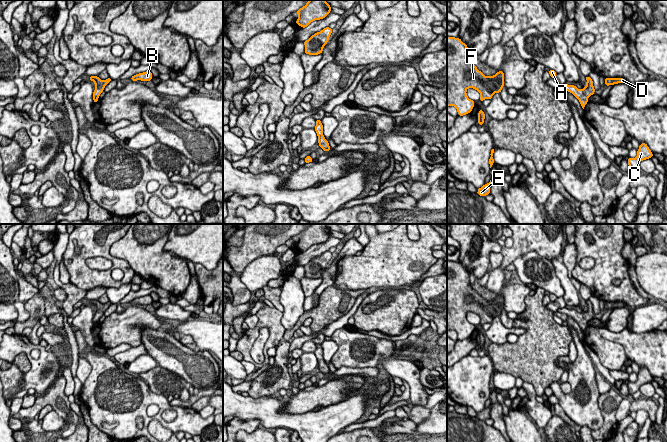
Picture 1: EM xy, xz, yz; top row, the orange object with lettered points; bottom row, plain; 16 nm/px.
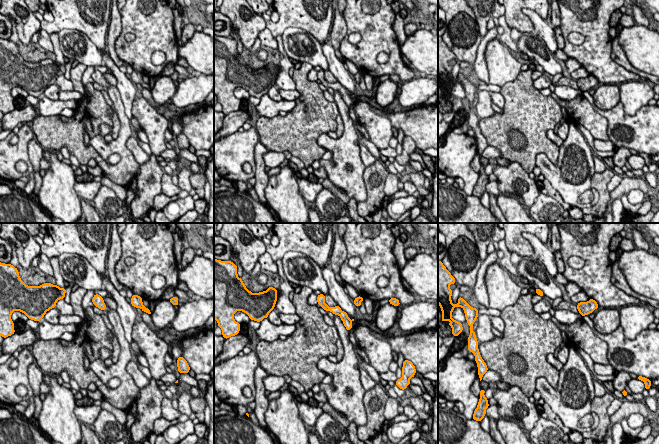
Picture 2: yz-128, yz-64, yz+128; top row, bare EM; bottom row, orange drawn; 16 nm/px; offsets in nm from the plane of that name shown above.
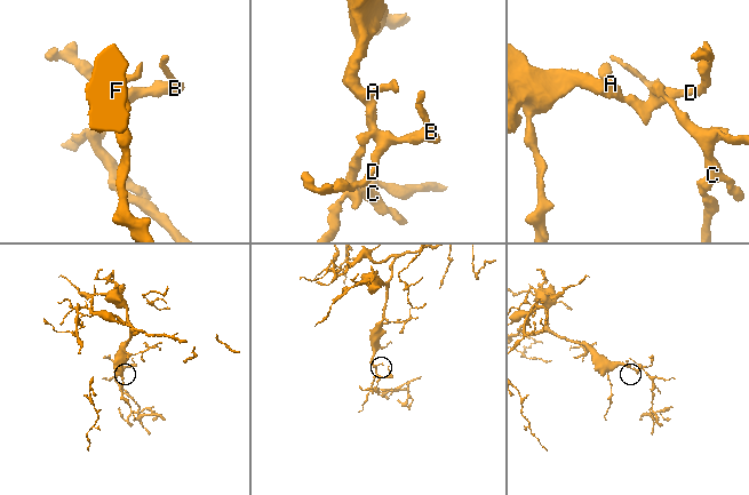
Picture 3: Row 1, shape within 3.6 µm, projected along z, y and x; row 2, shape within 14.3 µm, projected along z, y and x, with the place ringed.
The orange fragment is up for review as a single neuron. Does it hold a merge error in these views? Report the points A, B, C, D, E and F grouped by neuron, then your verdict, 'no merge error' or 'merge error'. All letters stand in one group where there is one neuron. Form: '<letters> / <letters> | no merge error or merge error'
A B C D E F | no merge error

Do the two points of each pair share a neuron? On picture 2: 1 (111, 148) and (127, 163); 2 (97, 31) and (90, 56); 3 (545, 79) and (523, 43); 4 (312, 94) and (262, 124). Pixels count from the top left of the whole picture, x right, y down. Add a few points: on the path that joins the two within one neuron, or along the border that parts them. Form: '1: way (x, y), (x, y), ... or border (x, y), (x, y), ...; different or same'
1: way (116, 148), (127, 158); same
2: border (73, 29), (82, 31), (96, 46), (101, 55); different
3: border (544, 71), (552, 76); different
4: way (310, 110), (296, 124), (278, 124); same

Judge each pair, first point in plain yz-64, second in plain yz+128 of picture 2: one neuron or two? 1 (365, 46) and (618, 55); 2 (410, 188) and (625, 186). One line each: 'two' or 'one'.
1: two
2: two

